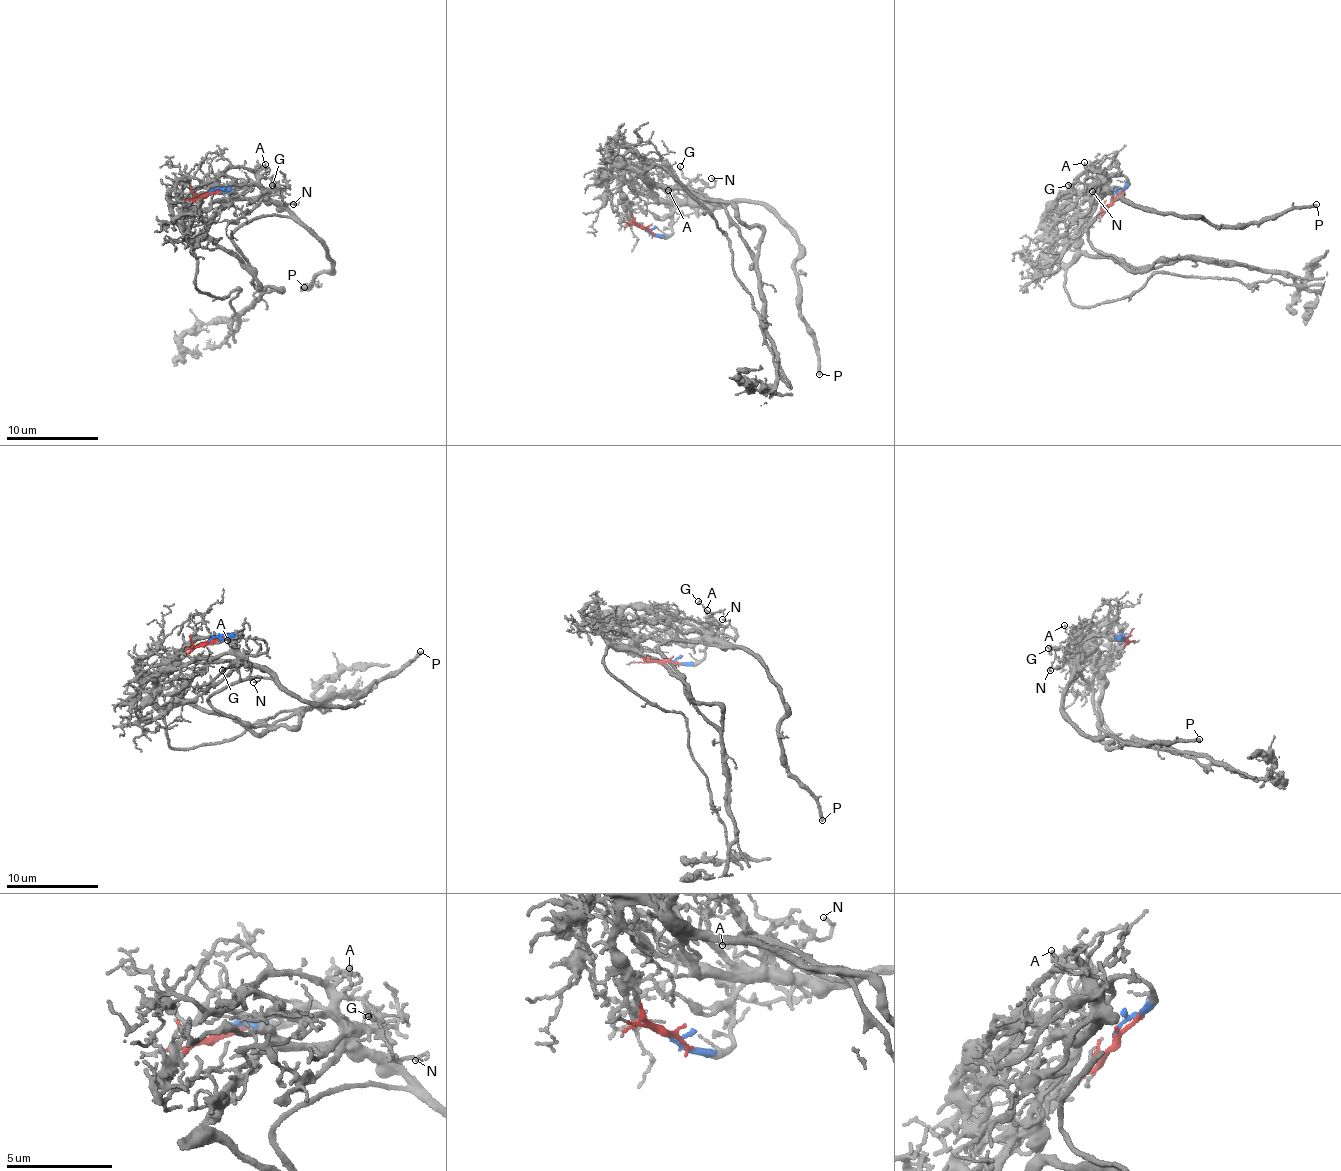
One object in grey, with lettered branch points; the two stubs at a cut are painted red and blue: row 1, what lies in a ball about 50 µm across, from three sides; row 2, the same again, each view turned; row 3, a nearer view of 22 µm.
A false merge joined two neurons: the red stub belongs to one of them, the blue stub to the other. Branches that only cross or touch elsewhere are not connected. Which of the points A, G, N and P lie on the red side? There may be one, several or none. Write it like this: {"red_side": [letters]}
{"red_side": []}

